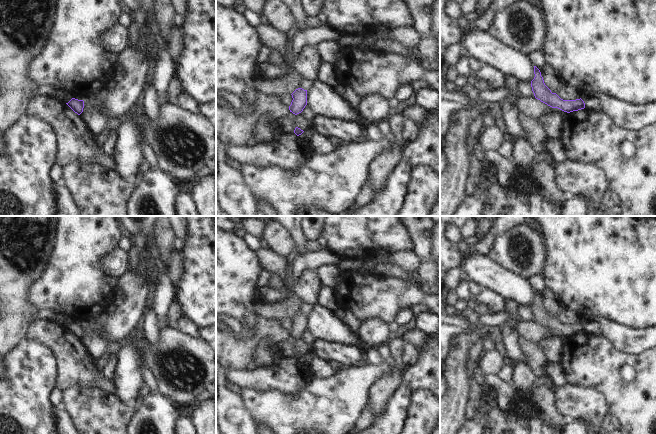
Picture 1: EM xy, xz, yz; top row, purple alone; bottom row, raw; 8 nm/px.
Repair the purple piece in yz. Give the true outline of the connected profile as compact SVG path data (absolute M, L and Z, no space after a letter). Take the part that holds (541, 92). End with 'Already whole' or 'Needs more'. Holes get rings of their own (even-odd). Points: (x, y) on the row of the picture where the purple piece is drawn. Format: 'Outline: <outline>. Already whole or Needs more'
Outline: M534 66L534 74L535 77L531 81L531 87L536 99L552 108L558 108L567 113L585 108L585 103L581 98L576 100L563 100L556 93L552 93L545 85L541 72L536 66Z. Already whole

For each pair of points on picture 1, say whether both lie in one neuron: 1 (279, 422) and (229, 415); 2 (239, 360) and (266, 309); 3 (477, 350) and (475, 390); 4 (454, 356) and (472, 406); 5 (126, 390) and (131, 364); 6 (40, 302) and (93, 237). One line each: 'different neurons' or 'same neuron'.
1: different neurons
2: different neurons
3: same neuron
4: different neurons
5: same neuron
6: same neuron

